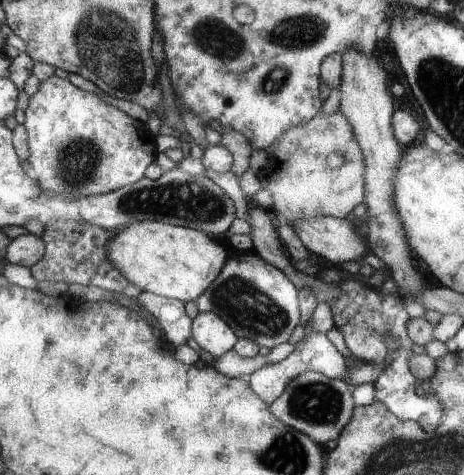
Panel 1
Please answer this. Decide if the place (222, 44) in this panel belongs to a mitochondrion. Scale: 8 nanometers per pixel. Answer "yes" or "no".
yes

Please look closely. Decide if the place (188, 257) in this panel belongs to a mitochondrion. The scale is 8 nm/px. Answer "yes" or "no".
no

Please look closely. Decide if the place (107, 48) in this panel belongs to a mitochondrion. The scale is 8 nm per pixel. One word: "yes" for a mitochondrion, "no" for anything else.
yes

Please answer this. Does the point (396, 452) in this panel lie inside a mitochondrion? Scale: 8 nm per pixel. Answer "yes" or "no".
yes

